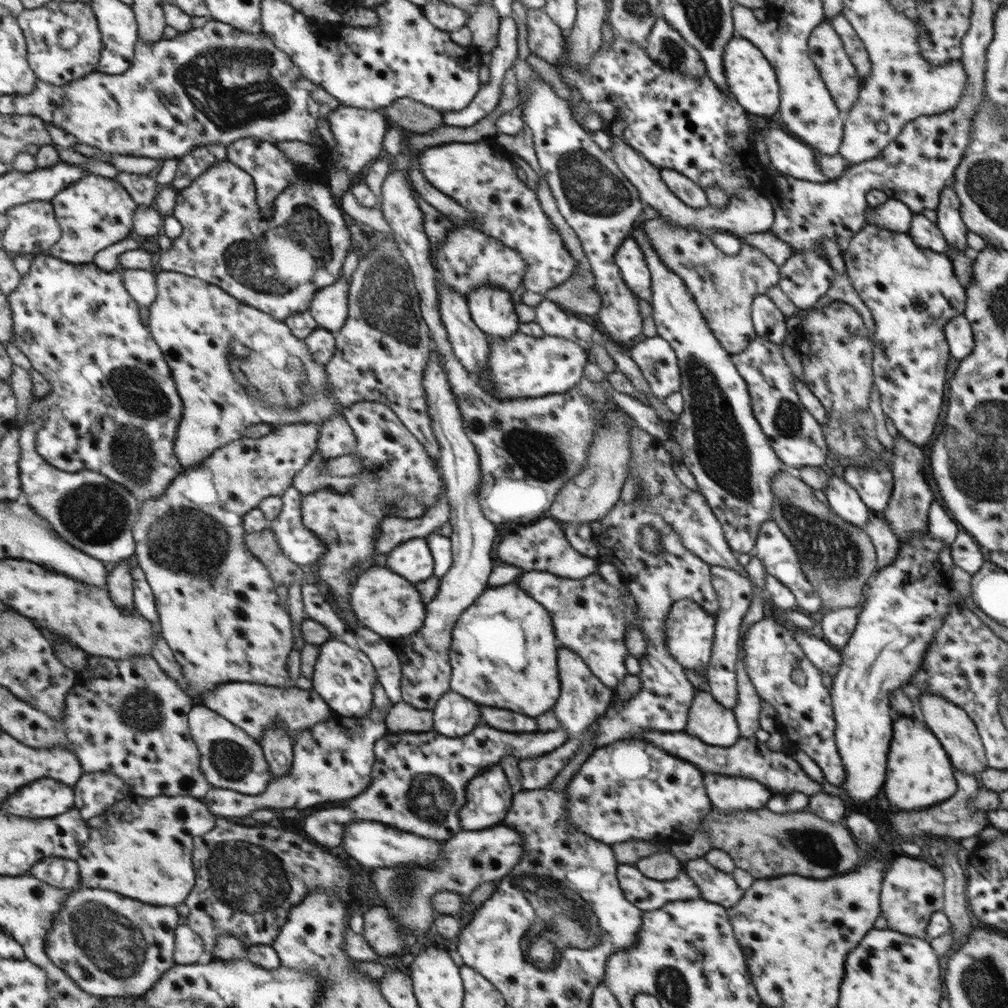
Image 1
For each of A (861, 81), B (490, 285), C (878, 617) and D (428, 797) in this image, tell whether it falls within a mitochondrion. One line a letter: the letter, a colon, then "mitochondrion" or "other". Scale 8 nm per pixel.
A: other
B: other
C: other
D: mitochondrion

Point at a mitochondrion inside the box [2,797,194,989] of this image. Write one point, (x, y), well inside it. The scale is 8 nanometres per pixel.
(108, 938)

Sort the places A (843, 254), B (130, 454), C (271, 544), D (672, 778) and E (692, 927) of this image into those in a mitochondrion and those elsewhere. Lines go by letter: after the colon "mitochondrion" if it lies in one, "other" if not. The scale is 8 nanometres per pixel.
A: other
B: mitochondrion
C: other
D: other
E: other

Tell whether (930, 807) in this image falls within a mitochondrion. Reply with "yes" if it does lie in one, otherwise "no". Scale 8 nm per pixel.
no

